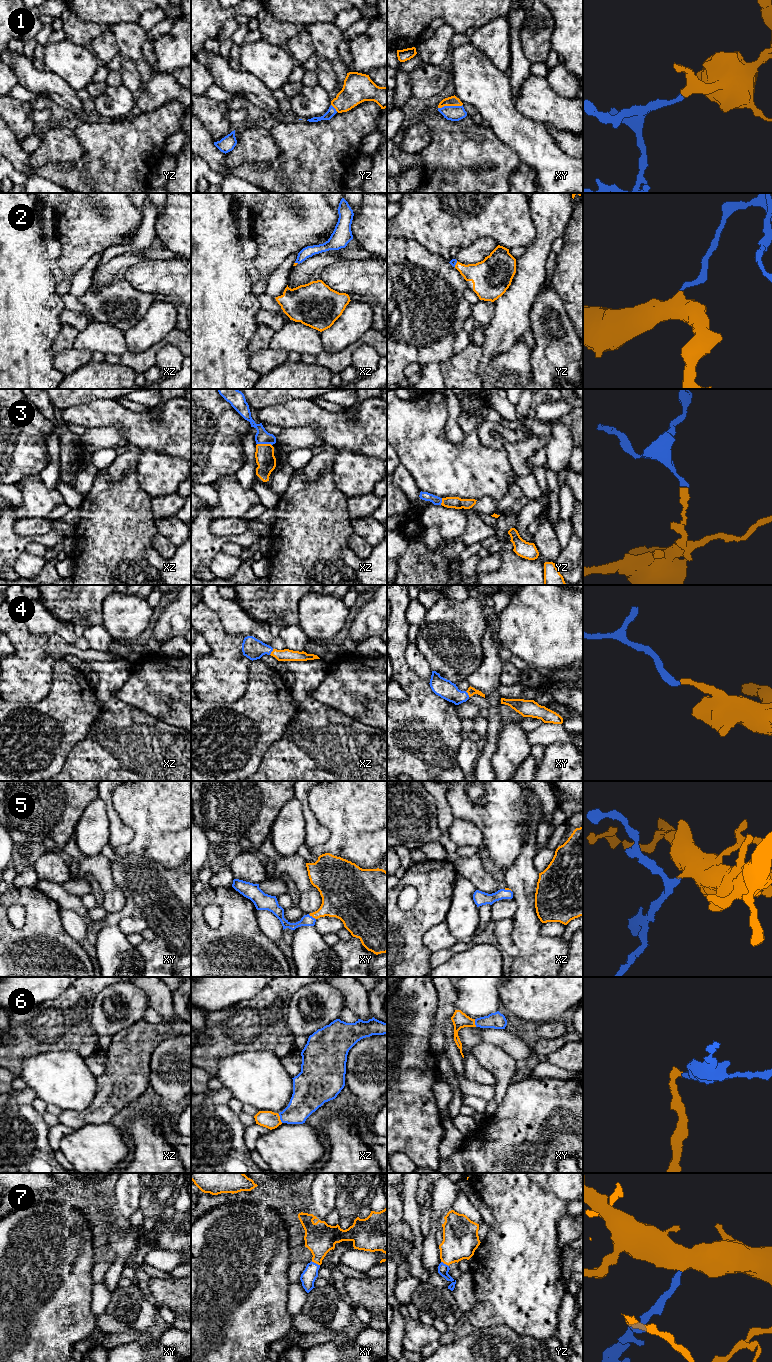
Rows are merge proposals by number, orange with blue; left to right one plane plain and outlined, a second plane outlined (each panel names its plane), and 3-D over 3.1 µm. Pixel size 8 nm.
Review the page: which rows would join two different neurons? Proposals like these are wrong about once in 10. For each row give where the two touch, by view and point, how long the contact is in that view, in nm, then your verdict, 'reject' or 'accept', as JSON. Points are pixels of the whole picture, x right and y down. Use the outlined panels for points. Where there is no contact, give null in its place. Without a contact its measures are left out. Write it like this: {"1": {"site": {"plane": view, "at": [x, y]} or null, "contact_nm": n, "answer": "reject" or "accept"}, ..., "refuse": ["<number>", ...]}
{"1": {"site": {"plane": "xy", "at": [450, 105]}, "contact_nm": 200, "answer": "accept"}, "2": {"site": {"plane": "yz", "at": [456, 264]}, "contact_nm": 50, "answer": "accept"}, "3": {"site": {"plane": "xz", "at": [264, 444]}, "contact_nm": 120, "answer": "accept"}, "4": {"site": {"plane": "xz", "at": [271, 652]}, "contact_nm": 60, "answer": "accept"}, "5": {"site": {"plane": "xy", "at": [312, 916]}, "contact_nm": 80, "answer": "accept"}, "6": {"site": {"plane": "xz", "at": [279, 1118]}, "contact_nm": 80, "answer": "accept"}, "7": {"site": {"plane": "xy", "at": [315, 1262]}, "contact_nm": 80, "answer": "accept"}, "refuse": []}

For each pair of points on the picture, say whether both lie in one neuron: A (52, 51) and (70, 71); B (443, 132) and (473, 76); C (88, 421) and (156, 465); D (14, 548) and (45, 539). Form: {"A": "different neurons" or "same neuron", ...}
{"A": "same neuron", "B": "different neurons", "C": "different neurons", "D": "same neuron"}

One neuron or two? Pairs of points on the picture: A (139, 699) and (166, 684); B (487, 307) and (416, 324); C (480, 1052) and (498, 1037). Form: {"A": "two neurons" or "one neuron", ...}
{"A": "one neuron", "B": "two neurons", "C": "two neurons"}

